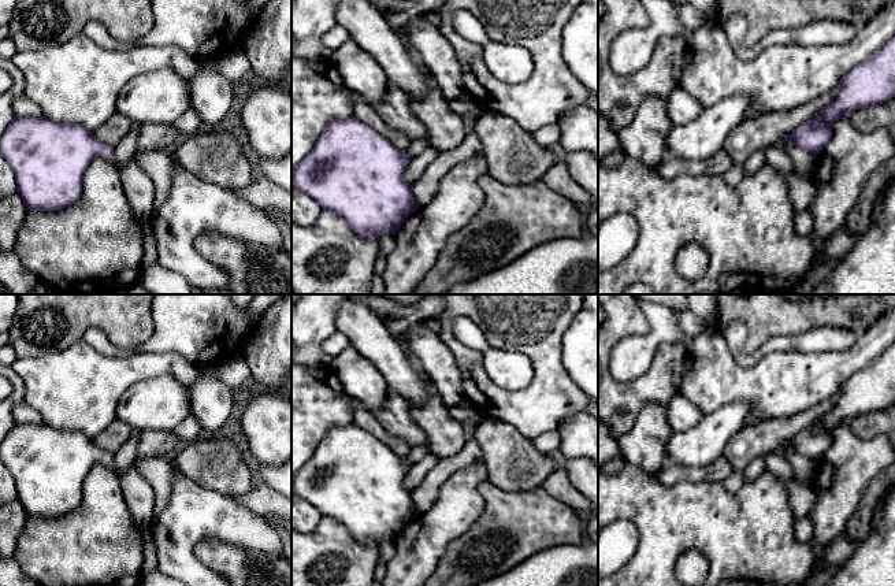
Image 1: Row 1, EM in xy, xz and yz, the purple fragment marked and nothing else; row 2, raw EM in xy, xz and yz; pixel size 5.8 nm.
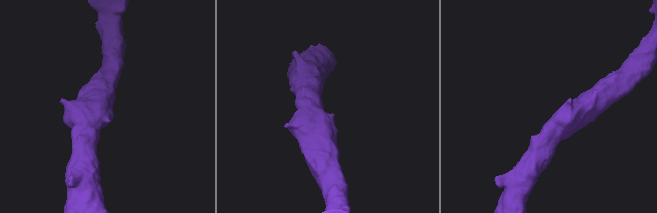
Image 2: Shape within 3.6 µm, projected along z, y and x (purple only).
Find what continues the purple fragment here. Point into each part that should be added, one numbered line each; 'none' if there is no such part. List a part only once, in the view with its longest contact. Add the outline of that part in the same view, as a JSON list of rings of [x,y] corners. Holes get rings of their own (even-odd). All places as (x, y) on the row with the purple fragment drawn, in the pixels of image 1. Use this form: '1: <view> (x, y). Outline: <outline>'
1: xz (420, 145). Outline: [[[424,137],[421,140],[417,140],[413,145],[416,152],[423,152],[426,148],[428,148],[431,145],[428,137]]]

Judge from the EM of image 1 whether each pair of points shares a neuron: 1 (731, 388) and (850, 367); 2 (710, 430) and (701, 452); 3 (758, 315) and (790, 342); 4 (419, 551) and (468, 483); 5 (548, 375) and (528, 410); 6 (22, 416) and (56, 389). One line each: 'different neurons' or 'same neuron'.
1: same neuron
2: same neuron
3: different neurons
4: same neuron
5: same neuron
6: different neurons

